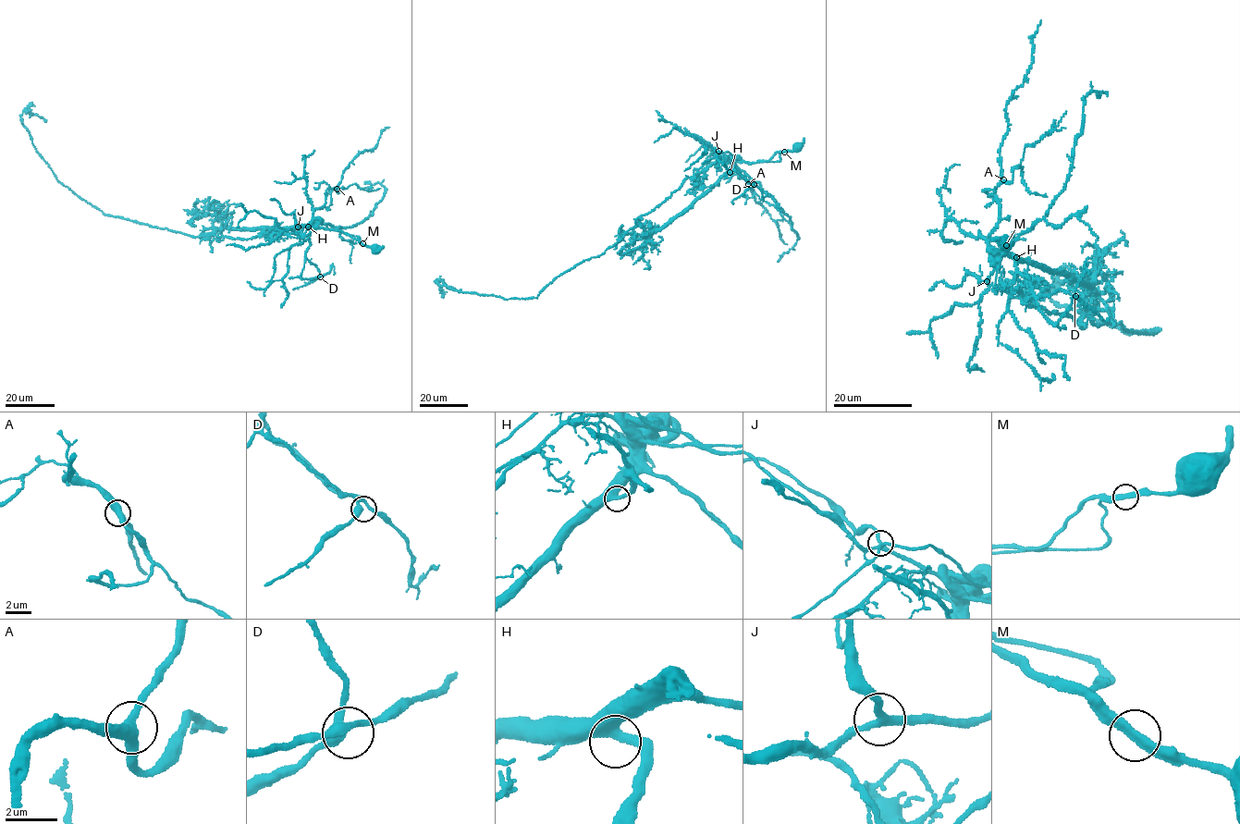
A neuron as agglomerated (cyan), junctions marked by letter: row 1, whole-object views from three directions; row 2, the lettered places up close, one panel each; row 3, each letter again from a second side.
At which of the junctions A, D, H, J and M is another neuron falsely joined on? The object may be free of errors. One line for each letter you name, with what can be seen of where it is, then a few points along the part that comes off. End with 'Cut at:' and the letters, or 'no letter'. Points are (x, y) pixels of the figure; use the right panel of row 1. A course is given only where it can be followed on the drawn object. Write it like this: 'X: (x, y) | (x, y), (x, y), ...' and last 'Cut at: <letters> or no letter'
M: (1006, 245) | (1006, 244), (1013, 234), (997, 292), (1078, 322), (1160, 330), (1128, 334), (1049, 299), (1074, 278)
Cut at: M

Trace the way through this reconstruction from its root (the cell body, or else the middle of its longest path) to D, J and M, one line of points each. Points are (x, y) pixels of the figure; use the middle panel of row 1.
D: (798, 146), (799, 149), (777, 152), (768, 161), (735, 162), (730, 171), (733, 167), (754, 184)
J: (798, 146), (799, 149), (777, 152), (768, 161), (751, 163), (718, 151)
M: (798, 146), (799, 149), (784, 152)

